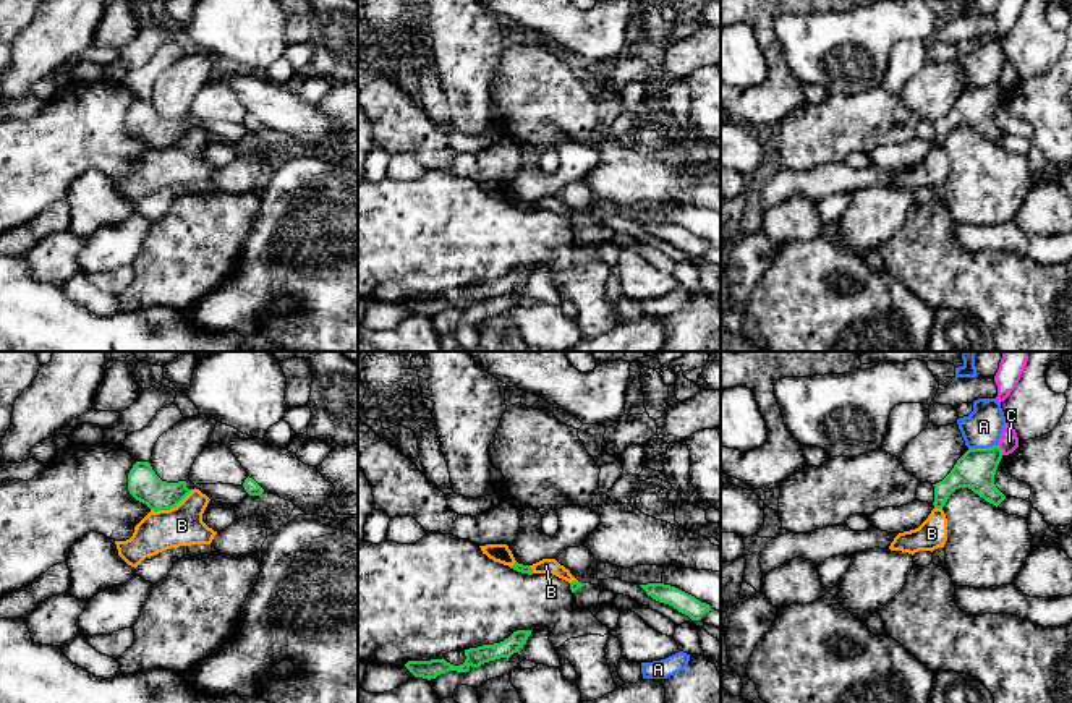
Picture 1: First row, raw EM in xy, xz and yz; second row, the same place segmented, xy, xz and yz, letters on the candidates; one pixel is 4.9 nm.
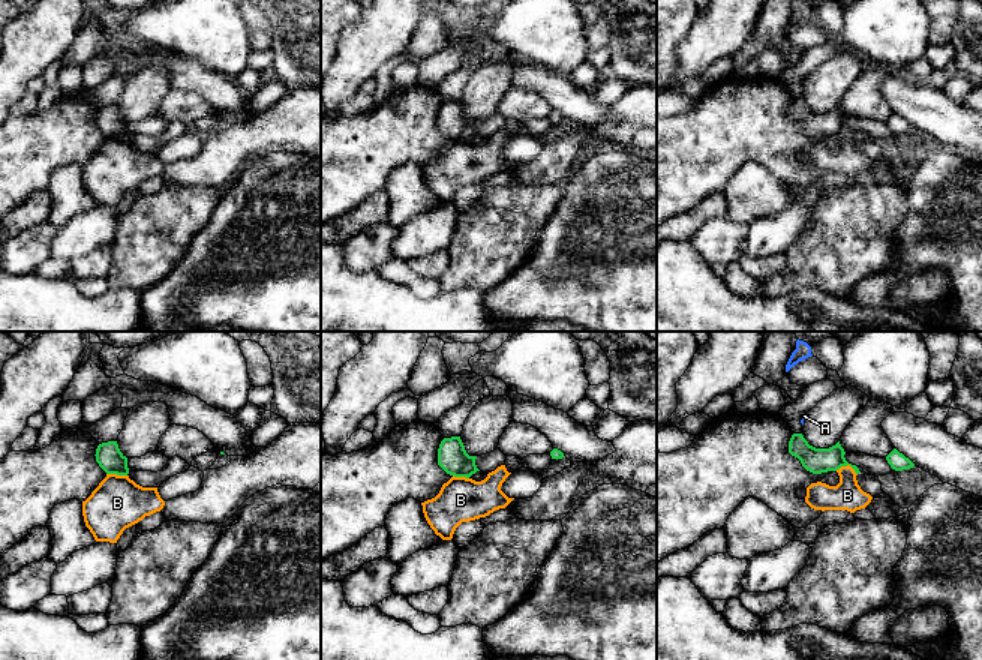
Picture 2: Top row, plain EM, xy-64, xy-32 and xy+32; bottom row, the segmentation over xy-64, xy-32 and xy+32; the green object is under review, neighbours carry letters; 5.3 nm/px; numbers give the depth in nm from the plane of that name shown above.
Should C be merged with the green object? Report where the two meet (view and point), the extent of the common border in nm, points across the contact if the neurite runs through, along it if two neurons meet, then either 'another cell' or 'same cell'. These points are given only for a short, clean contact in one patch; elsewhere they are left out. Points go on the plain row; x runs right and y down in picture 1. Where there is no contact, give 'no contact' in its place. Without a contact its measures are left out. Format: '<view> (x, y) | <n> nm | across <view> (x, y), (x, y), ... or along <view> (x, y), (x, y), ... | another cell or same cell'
yz (1001, 88) | 60 nm | along yz (998, 83), (1004, 91) | another cell

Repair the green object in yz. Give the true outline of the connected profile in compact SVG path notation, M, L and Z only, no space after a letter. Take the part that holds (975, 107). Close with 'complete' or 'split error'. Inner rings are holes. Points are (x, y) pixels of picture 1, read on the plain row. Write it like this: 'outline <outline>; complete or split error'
outline M999 83L968 86L954 102L951 110L934 123L936 146L942 146L949 133L960 125L968 125L986 139L999 143L1006 133L996 125L994 112L1002 96Z; complete

